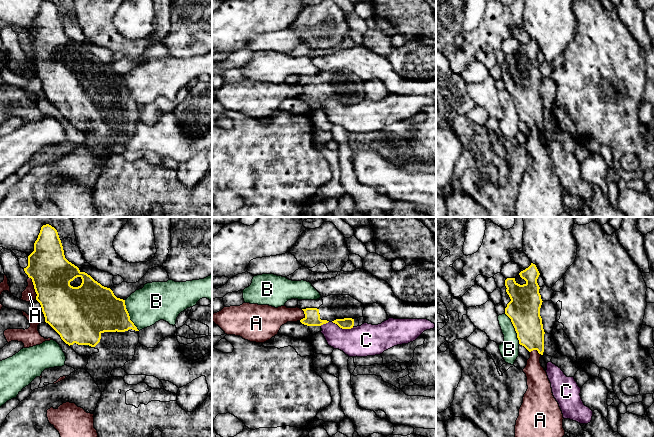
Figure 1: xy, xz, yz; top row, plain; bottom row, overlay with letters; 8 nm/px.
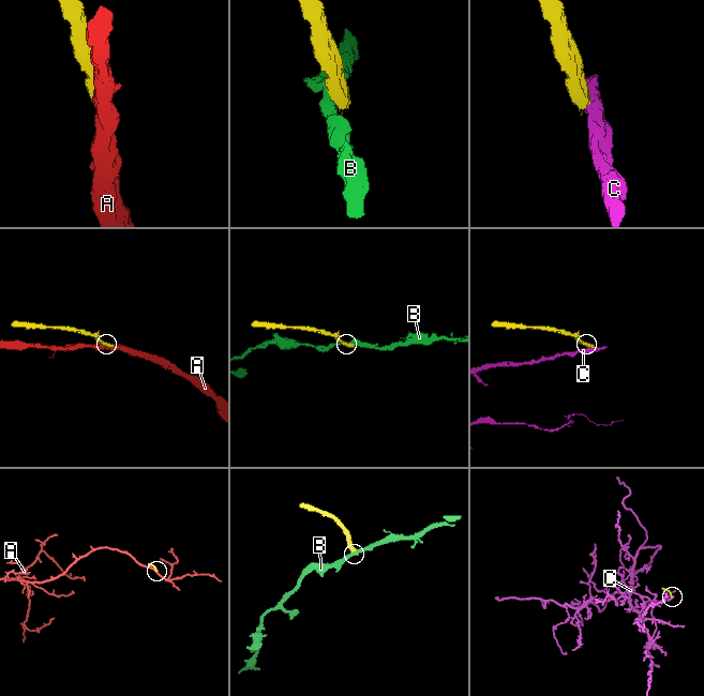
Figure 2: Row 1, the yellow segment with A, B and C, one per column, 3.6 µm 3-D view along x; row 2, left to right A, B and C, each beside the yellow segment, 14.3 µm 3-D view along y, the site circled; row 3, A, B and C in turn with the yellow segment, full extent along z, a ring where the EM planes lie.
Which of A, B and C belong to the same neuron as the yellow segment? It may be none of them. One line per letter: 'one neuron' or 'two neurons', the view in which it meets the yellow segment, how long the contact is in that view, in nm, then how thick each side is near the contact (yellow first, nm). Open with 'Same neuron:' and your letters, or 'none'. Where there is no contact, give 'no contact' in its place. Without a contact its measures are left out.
Same neuron: none
A: two neurons | xy | 200 nm | 340/110 nm
B: two neurons | yz | 280 nm | 260/160 nm
C: two neurons | xz | 180 nm | 100/260 nm

